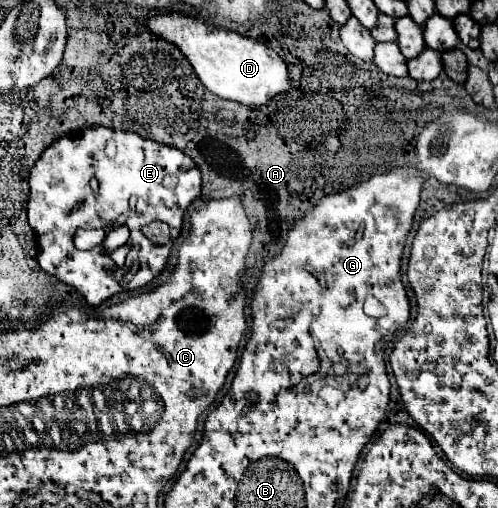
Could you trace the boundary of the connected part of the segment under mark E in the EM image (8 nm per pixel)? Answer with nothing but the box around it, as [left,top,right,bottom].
[27,127,201,307]

